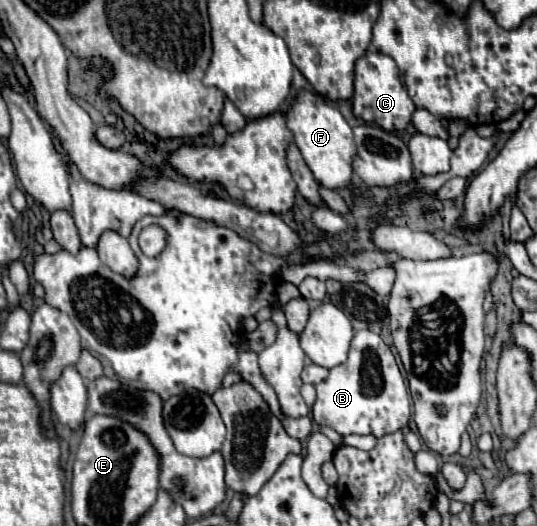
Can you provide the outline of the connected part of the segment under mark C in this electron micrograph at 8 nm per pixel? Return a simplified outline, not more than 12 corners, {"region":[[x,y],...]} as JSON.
{"region":[[366,52],[354,68],[352,112],[388,132],[412,124],[396,62]]}

